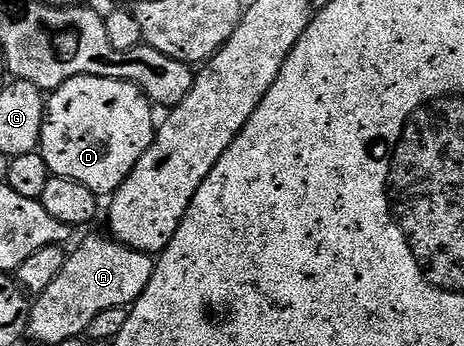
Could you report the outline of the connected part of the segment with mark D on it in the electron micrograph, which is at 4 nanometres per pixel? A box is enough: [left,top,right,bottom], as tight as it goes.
[39,76,155,198]

